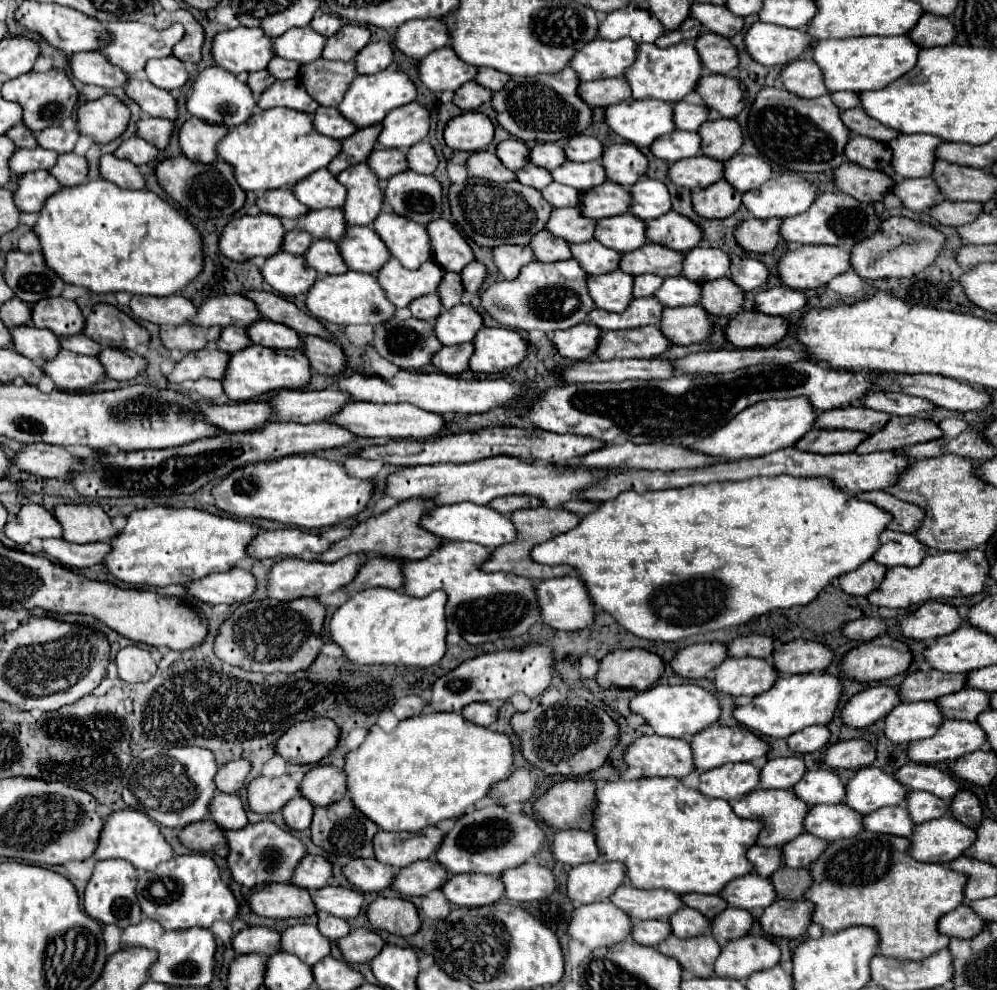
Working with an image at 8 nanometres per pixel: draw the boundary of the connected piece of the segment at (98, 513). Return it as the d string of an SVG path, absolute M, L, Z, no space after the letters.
M57 504L53 514L67 542L109 542L117 534L111 518L95 504Z

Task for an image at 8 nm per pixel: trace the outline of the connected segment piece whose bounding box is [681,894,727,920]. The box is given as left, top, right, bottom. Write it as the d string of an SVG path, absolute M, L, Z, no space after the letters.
M687 894L681 896L685 906L699 910L703 916L707 916L709 920L713 916L717 916L719 912L723 912L727 908L727 902L721 896L705 896L705 894Z

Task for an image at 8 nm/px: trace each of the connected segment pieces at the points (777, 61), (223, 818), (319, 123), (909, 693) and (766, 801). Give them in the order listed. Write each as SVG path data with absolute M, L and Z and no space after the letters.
M755 22L745 34L745 44L753 60L765 66L785 66L797 60L817 40L803 30L793 30L777 24Z
M217 792L211 806L209 806L211 818L227 830L239 830L249 824L247 812L243 808L243 800L237 794L221 794Z
M323 106L317 108L313 116L313 126L317 132L337 140L349 138L351 134L357 132L355 124L351 124L351 120L347 120L341 112L337 112L337 108L323 108Z
M935 672L929 674L909 674L905 682L899 688L899 694L903 702L917 702L917 700L937 700L941 696L947 696L947 692L959 692L967 686L967 674L947 674L947 672Z
M753 790L741 800L733 802L733 810L741 818L751 818L751 820L761 820L765 828L761 830L757 844L759 846L783 846L797 838L799 834L805 832L803 828L803 816L807 816L809 804L803 804L791 790Z

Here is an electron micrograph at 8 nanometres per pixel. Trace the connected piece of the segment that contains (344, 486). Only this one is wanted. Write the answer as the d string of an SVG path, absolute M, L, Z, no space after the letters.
M285 456L271 462L255 462L227 474L213 488L215 506L235 518L265 518L295 528L319 530L347 520L369 504L373 484L349 478L345 468L317 456Z

